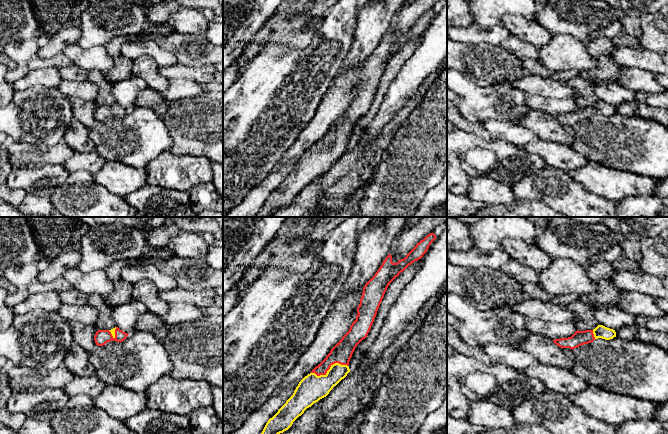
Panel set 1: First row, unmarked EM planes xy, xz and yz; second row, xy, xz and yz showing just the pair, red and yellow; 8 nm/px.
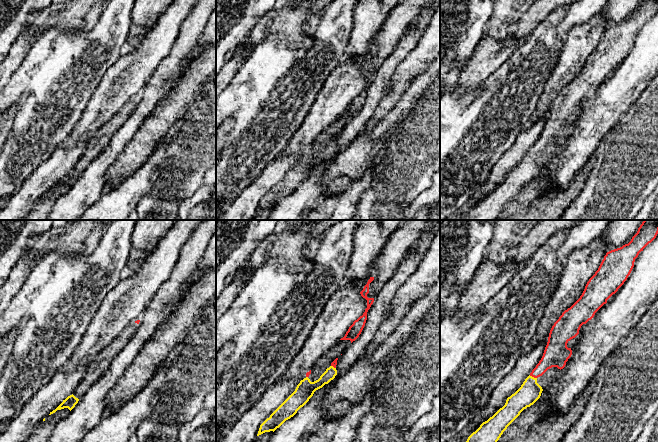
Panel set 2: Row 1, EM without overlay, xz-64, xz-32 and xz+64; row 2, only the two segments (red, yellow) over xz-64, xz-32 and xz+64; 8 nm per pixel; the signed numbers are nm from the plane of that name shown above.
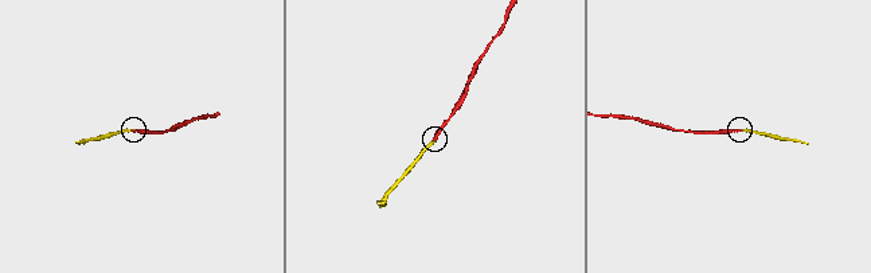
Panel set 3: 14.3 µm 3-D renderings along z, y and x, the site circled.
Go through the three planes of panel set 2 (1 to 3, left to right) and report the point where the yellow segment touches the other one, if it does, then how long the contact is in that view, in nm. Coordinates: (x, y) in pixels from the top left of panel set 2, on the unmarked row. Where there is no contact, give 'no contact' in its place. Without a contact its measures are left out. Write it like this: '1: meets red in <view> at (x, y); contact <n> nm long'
1: no contact
2: meets red in xz-32 at (333, 142); contact 50 nm long
3: meets red in xz+64 at (533, 152); contact 70 nm long

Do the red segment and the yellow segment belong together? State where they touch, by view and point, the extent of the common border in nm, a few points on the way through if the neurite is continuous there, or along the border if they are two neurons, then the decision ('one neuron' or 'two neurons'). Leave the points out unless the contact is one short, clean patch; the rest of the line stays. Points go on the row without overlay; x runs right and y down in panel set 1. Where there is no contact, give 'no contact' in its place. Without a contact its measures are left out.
xz (329, 144) | 300 nm | across xz (341, 129), (329, 144), (312, 164) | one neuron

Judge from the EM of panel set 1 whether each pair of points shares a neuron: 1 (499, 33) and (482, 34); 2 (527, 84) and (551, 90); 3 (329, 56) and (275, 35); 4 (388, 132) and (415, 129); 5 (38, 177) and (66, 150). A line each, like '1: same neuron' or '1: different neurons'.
1: same neuron
2: same neuron
3: different neurons
4: different neurons
5: different neurons

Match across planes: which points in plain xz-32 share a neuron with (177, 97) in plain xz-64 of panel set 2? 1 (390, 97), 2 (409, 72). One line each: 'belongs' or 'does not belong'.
1: does not belong
2: does not belong

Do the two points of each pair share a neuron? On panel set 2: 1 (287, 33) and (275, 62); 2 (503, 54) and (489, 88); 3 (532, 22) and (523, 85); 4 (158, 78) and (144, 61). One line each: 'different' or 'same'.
1: different
2: different
3: different
4: different

